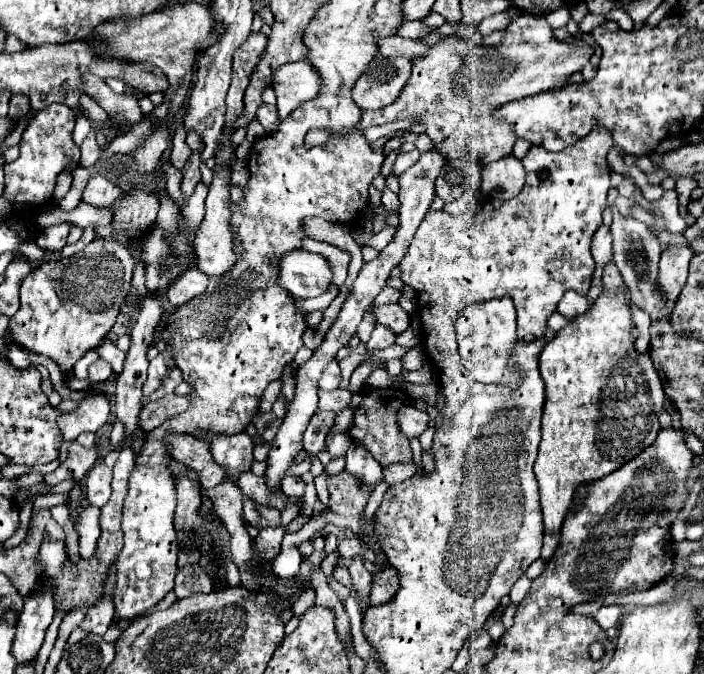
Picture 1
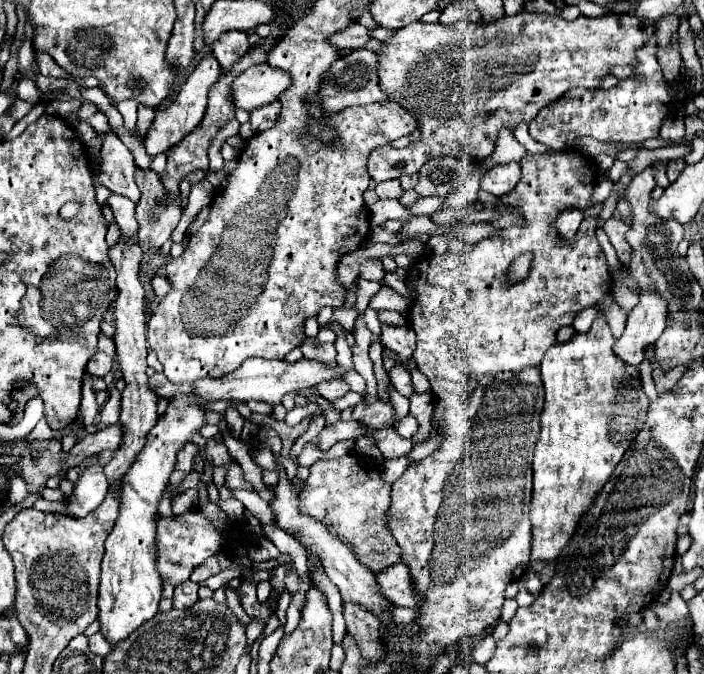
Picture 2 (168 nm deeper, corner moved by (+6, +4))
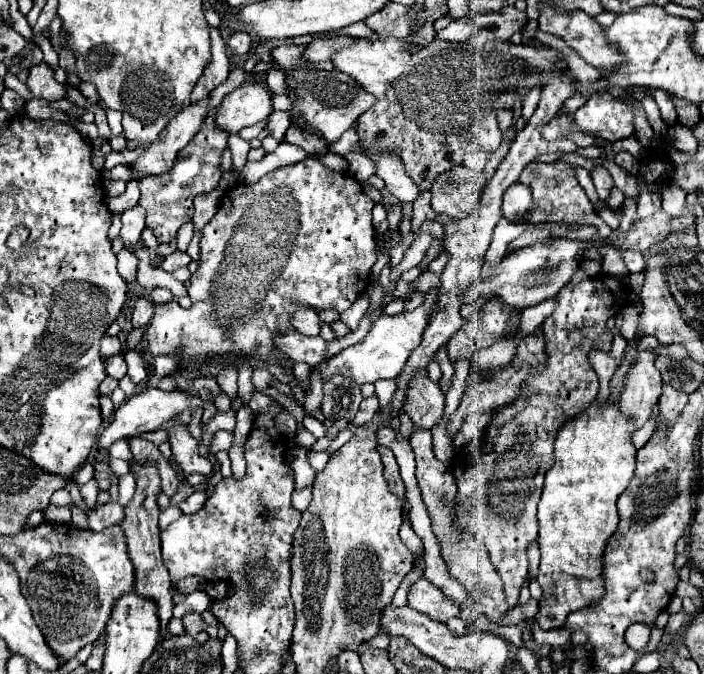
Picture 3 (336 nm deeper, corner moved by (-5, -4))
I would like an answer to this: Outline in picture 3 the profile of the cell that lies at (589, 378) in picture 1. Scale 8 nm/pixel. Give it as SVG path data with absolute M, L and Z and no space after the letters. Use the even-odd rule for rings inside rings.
M607 400L601 408L593 402L585 412L571 418L557 434L555 464L545 474L543 494L537 507L537 543L541 550L541 564L535 580L543 588L543 596L539 598L539 612L535 620L541 630L561 628L569 612L583 610L583 606L591 606L591 602L597 602L603 596L603 550L607 546L607 538L611 538L611 532L615 532L619 524L615 502L635 472L637 450L631 444L631 428L633 422L621 414L619 404L611 404Z

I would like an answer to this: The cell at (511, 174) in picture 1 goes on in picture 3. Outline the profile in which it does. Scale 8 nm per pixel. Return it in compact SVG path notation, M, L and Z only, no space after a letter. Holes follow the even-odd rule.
M523 184L509 186L507 192L503 194L503 206L501 206L503 218L511 224L523 222L527 212L531 210L531 202L533 202L533 196L527 186L523 186Z

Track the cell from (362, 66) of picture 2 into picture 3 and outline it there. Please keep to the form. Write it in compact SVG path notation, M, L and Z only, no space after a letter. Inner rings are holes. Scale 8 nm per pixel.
M293 70L291 74L285 74L285 80L291 90L291 102L293 102L293 108L289 110L291 124L293 118L301 118L305 122L305 128L319 130L329 142L337 142L339 136L347 128L351 128L355 120L375 104L375 98L371 94L367 94L351 76L339 70L331 72Z

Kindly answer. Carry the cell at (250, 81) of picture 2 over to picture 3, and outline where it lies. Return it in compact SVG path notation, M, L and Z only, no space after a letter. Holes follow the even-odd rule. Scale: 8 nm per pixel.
M253 80L251 84L243 84L223 98L215 114L215 124L221 130L233 134L245 126L265 120L271 110L271 92L267 84Z

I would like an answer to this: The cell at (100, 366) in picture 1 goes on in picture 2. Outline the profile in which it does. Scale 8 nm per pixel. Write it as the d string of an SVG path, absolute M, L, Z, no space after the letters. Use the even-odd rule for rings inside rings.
M96 352L96 354L90 358L86 370L88 370L90 374L102 378L102 376L106 376L106 374L112 370L112 364L114 364L114 360L108 358L104 352Z

